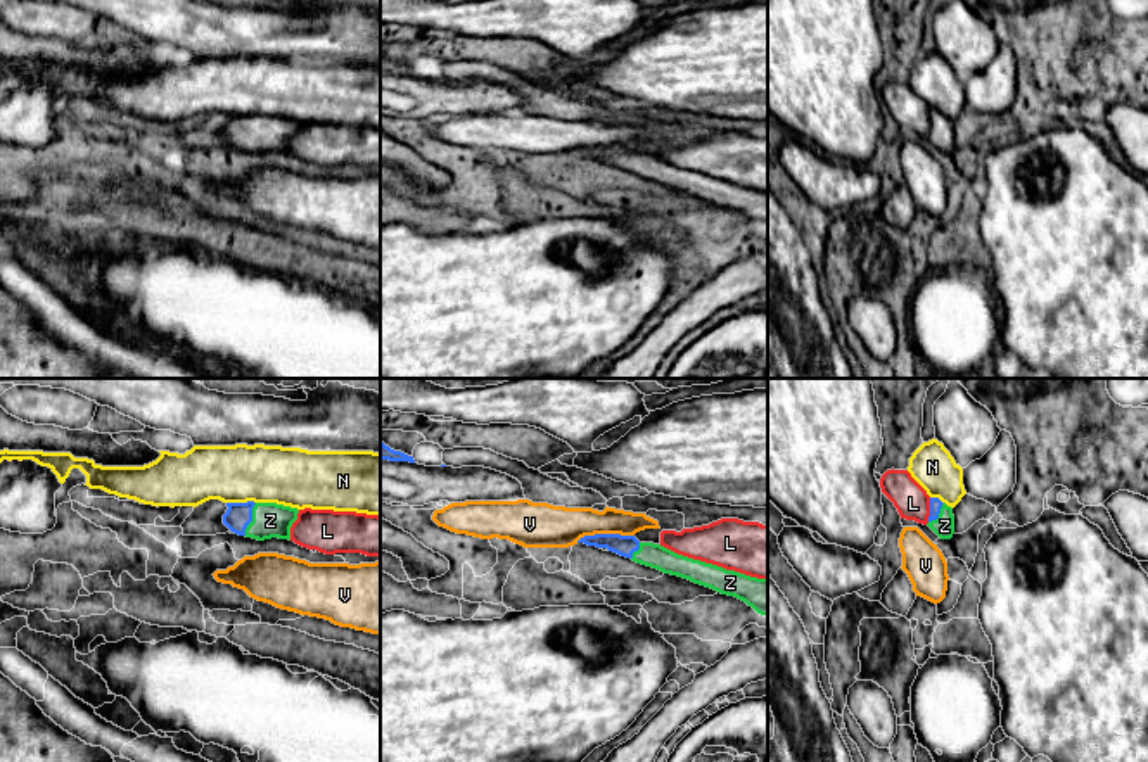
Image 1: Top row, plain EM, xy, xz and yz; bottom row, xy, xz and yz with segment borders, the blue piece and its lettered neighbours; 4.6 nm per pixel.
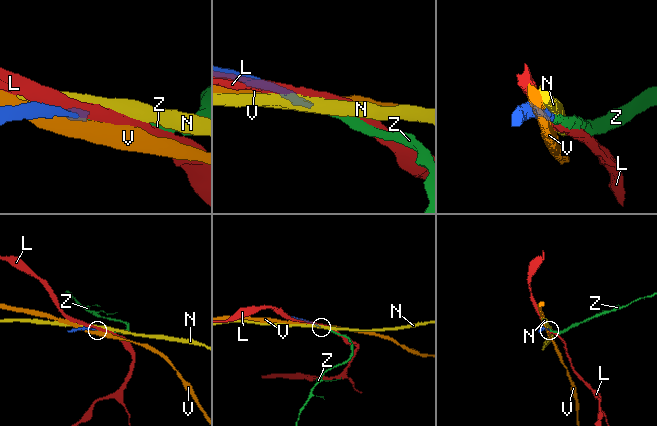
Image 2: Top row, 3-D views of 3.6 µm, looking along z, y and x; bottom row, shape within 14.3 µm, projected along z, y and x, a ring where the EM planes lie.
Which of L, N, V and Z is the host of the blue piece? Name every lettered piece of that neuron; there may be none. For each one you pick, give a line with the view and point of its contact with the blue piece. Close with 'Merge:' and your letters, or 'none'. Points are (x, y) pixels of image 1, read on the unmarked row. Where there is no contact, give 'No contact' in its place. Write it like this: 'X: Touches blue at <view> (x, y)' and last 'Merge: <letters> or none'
Z: Touches blue at xy (251, 132)
Merge: Z

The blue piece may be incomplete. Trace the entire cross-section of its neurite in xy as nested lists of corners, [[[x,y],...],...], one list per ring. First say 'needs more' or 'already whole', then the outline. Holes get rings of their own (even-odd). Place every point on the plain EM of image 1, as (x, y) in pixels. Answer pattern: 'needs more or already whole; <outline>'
needs more; [[[226,116],[223,137],[235,147],[258,154],[278,150],[290,154],[290,140],[297,133],[297,121],[277,116]]]

